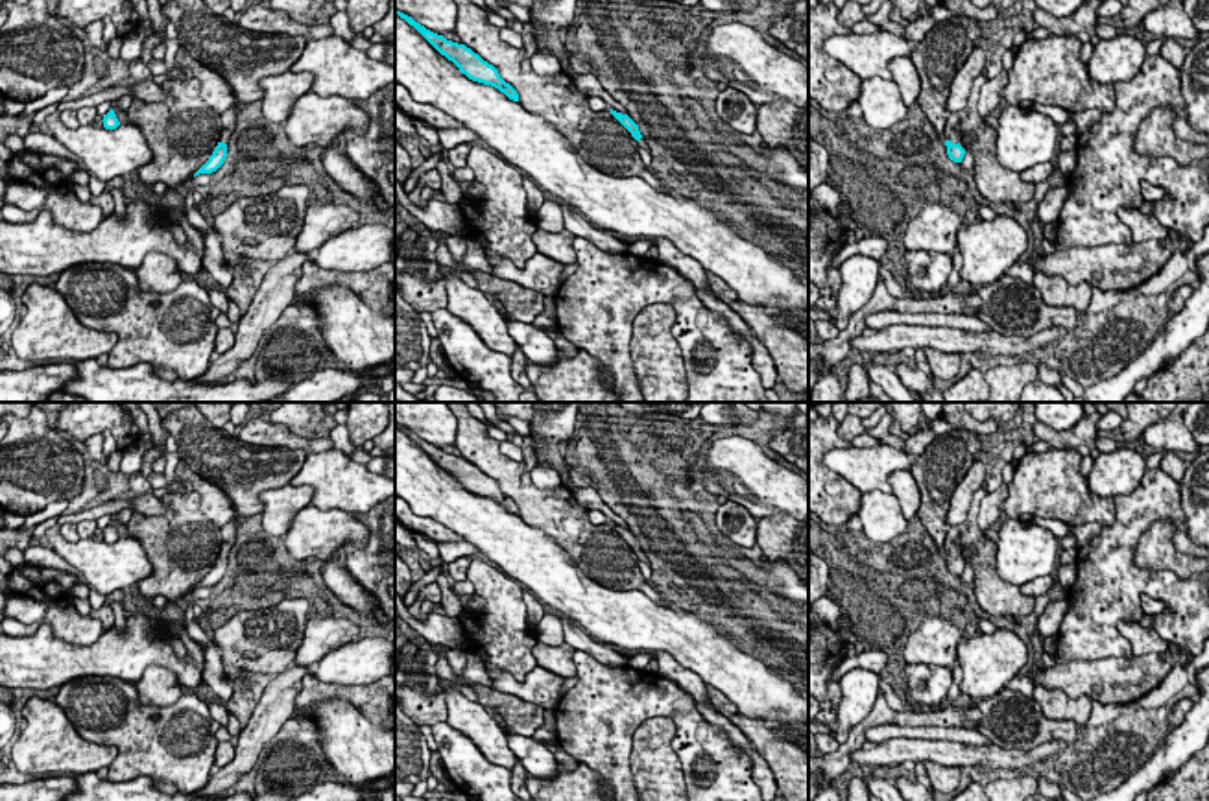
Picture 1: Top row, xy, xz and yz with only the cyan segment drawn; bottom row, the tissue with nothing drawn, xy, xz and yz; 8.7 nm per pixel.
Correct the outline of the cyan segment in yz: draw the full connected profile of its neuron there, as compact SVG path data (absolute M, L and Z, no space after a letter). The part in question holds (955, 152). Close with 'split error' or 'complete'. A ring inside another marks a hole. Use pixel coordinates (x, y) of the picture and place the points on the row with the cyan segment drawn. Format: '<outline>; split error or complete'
M965 109L949 113L947 124L945 124L945 129L943 129L947 155L954 162L962 162L962 159L965 155L964 142L962 142L962 133L958 129L960 122L965 120L965 118L967 118Z; split error

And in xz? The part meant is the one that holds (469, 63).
M395 9L395 15L404 18L410 26L413 26L441 55L445 55L449 61L452 61L461 74L465 74L469 79L491 85L504 92L509 100L519 102L517 90L506 83L498 70L484 61L478 54L474 54L465 44L458 44L452 41L447 41L443 35L437 35L419 22L415 22L412 17L401 13Z; complete

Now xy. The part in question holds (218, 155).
M231 107L225 113L221 113L223 129L221 129L220 142L214 148L209 161L194 173L194 177L199 173L212 173L223 164L223 161L227 157L227 142L229 142L233 131L236 129L238 113L240 113L238 107Z; split error

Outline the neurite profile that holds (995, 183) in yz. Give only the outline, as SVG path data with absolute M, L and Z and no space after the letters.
M986 70L973 79L965 105L967 118L960 122L964 149L973 153L973 177L976 190L991 203L1021 205L1034 199L1034 183L1021 179L1019 172L1004 168L997 159L997 129L976 109L978 92L988 81Z

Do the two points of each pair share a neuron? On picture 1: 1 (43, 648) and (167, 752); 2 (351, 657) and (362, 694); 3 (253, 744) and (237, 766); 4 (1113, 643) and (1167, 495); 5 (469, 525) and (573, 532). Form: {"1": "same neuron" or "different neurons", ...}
{"1": "different neurons", "2": "different neurons", "3": "same neuron", "4": "same neuron", "5": "different neurons"}

